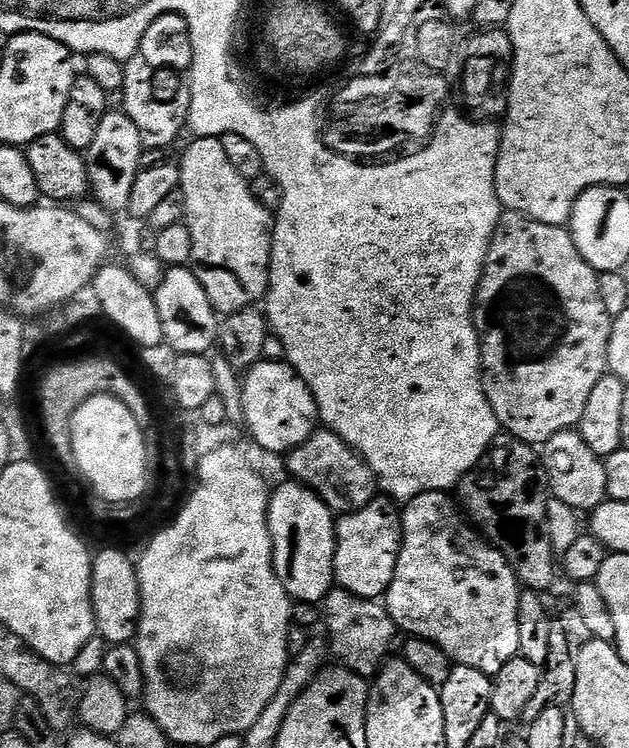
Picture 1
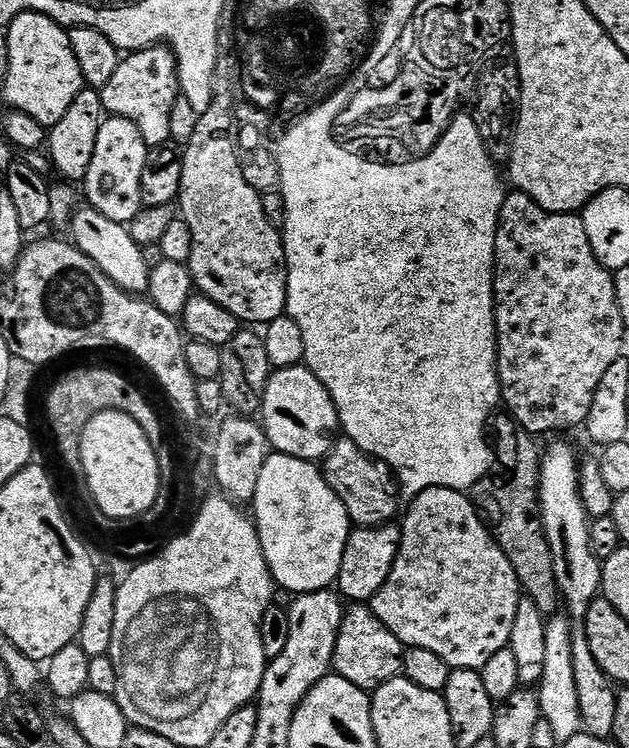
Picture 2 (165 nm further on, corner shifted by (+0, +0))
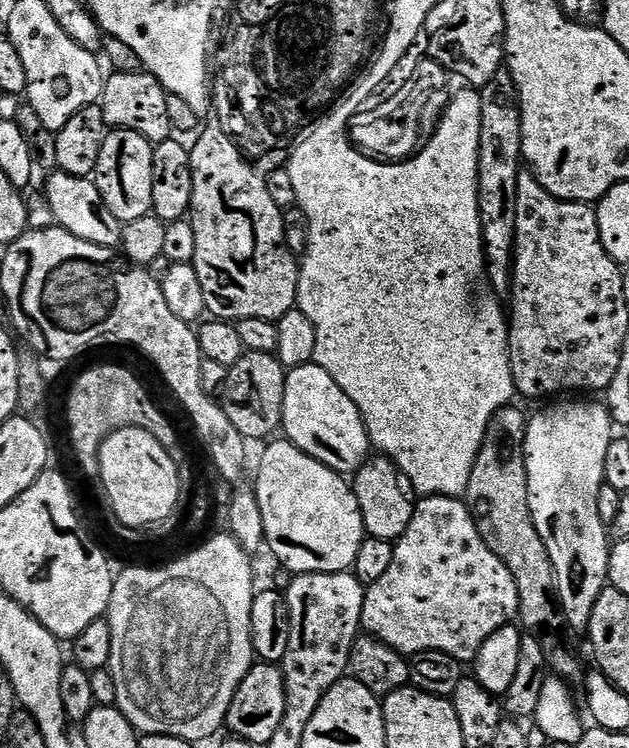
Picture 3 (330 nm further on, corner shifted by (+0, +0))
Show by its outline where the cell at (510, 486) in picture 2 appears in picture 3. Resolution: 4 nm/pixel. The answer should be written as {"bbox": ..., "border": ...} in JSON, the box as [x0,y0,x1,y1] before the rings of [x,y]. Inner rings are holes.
{"bbox":[466,407,586,686],"border":[[[516,407],[499,408],[492,415],[480,453],[476,455],[476,465],[470,474],[466,503],[486,546],[498,554],[510,570],[514,586],[518,586],[519,623],[527,635],[536,636],[542,642],[542,654],[546,654],[549,673],[570,686],[580,686],[586,679],[586,667],[579,654],[571,652],[574,636],[556,599],[554,566],[550,562],[550,554],[546,554],[546,542],[542,542],[534,526],[528,501],[524,443],[529,417]]]}

